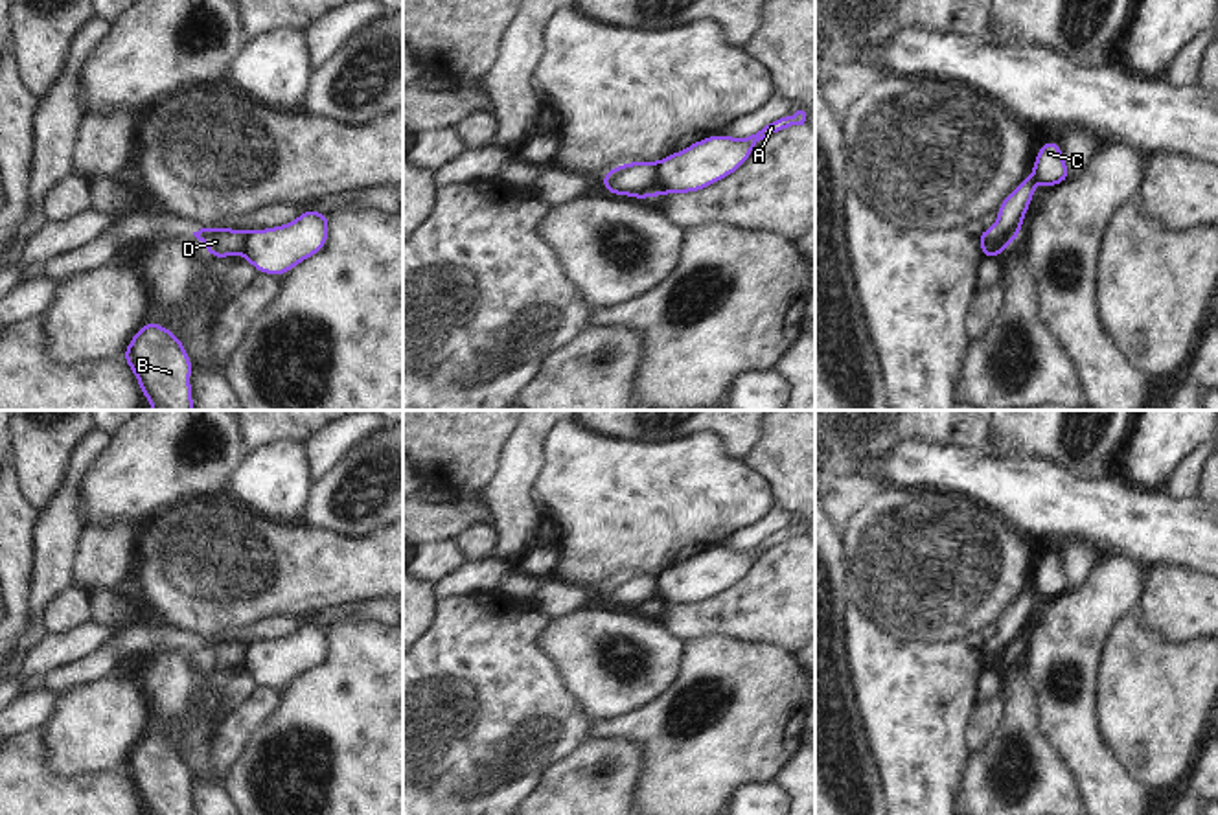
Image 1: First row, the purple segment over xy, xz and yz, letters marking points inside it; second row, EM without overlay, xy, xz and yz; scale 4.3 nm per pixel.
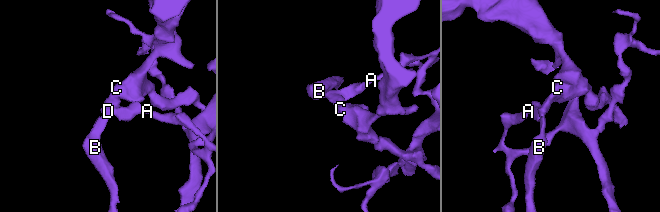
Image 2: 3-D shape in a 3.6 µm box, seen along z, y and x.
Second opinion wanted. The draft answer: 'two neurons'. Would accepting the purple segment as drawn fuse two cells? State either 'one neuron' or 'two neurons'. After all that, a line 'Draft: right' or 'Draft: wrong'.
two neurons
Draft: right

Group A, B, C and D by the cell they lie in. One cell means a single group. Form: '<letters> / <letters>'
A / B C D

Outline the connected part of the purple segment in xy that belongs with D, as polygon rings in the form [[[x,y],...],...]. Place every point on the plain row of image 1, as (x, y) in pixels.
[[[206,638],[193,644],[193,648],[206,659],[215,673],[232,666],[243,666],[247,646],[248,644],[243,640],[226,642],[223,638]]]

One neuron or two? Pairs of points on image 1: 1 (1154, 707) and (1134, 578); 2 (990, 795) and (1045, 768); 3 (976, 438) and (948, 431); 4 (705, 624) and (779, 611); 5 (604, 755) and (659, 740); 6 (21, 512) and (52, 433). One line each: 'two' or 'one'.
1: two
2: one
3: one
4: one
5: two
6: two

